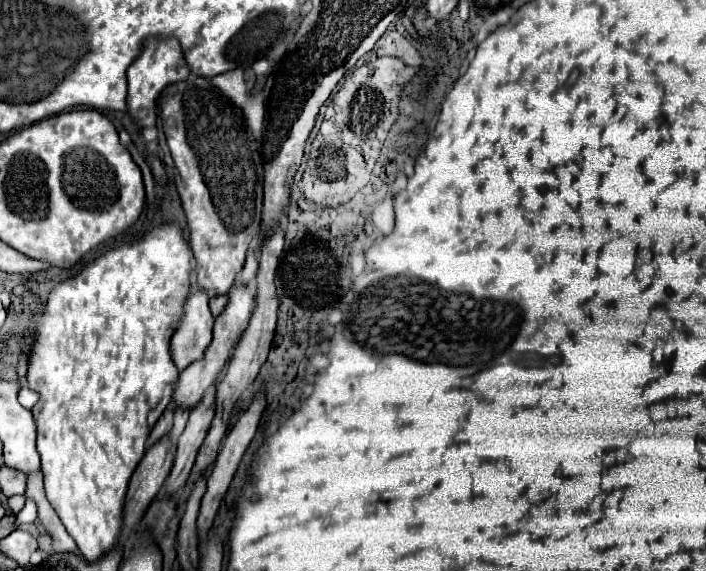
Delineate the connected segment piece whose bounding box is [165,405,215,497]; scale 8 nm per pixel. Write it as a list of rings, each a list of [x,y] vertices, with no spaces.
[[[197,405],[195,409],[191,409],[187,427],[177,443],[177,455],[175,455],[171,473],[165,481],[165,495],[175,497],[179,493],[179,489],[185,485],[185,481],[191,473],[191,467],[195,463],[197,451],[199,451],[207,431],[209,431],[209,425],[213,421],[213,413],[215,413],[213,409],[215,407],[205,407],[205,405]]]

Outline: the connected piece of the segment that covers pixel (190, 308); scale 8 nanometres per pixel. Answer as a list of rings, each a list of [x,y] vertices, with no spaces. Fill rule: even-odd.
[[[191,285],[181,325],[171,337],[171,357],[179,371],[197,359],[203,359],[203,353],[213,337],[211,333],[213,315],[209,311],[209,295],[197,285]]]

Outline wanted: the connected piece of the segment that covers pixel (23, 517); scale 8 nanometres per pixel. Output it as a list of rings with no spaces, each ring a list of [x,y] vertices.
[[[27,499],[23,511],[17,515],[17,523],[33,523],[37,519],[37,507],[31,499]]]

